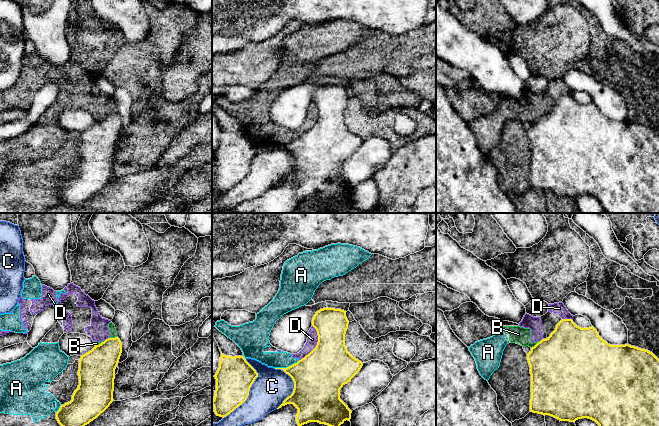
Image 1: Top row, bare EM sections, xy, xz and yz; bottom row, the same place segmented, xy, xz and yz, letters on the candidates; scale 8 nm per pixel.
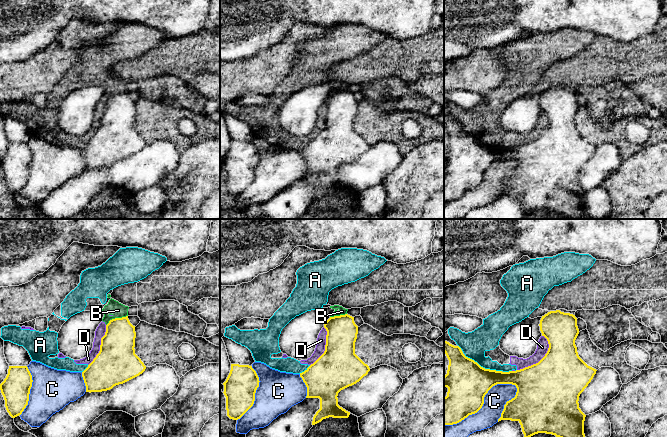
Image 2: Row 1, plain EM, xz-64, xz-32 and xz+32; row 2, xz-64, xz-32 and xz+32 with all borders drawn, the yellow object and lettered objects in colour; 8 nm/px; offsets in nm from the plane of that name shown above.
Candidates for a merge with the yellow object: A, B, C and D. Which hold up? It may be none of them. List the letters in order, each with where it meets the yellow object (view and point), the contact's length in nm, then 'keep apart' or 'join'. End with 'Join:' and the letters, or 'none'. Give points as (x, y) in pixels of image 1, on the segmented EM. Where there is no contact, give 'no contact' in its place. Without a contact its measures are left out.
A: contact xz (287, 367); length 220 nm; keep apart
B: contact yz (537, 343); length 110 nm; keep apart
C: contact xz (249, 390); length 500 nm; keep apart
D: contact xz (317, 344); length 300 nm; keep apart
Join: none

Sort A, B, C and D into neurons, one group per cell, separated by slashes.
A B D / C

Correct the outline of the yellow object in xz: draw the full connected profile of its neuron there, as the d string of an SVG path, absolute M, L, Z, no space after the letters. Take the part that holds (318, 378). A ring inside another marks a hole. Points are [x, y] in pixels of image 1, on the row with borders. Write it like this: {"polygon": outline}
{"polygon": "M328 307L320 309L312 319L312 326L318 335L316 347L297 363L287 368L275 368L283 370L294 382L292 394L277 409L293 404L298 409L296 414L298 426L309 422L340 426L351 419L352 411L340 399L340 390L360 371L363 363L353 357L345 346L348 324L346 311Z"}

